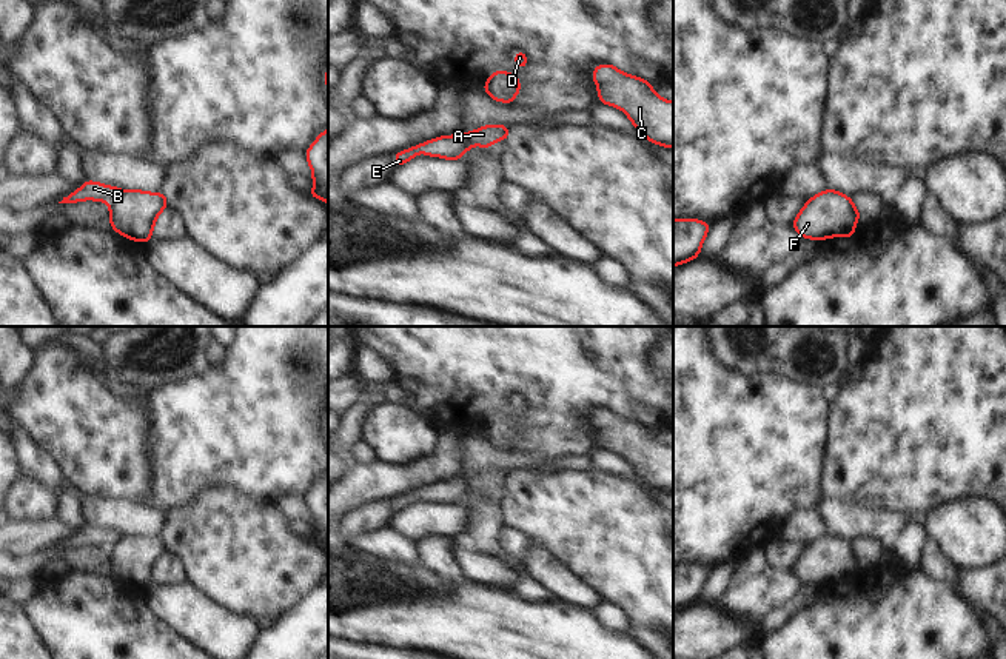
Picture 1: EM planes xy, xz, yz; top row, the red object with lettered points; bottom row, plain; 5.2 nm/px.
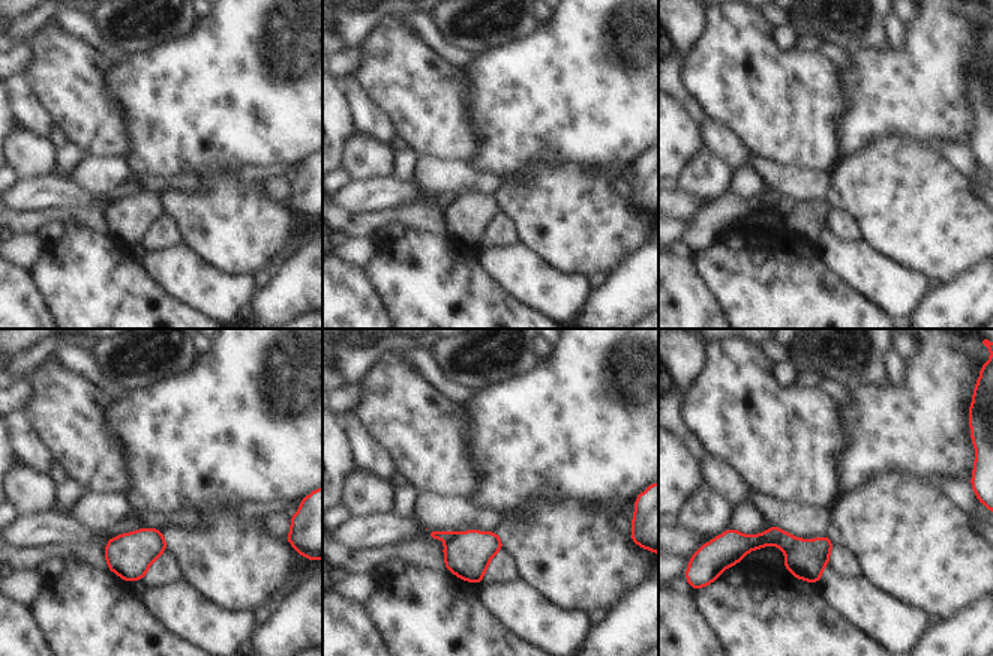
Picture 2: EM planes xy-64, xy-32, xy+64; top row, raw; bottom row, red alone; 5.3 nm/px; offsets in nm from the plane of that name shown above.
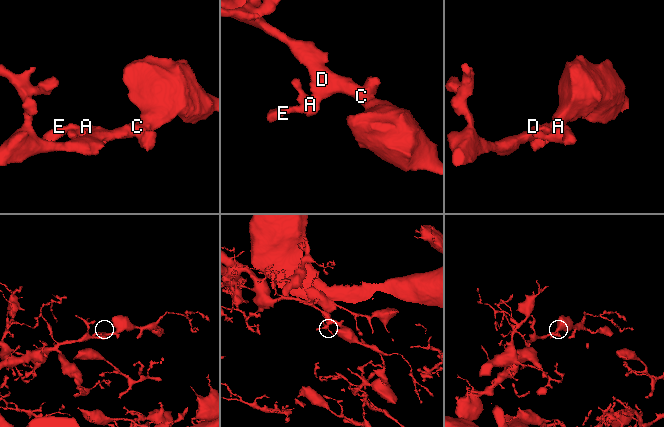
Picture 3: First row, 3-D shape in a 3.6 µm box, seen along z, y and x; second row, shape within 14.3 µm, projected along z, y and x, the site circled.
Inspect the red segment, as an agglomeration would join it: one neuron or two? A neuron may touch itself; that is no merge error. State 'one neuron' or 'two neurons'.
two neurons

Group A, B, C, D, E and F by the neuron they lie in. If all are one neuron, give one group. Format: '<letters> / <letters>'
A C D F / B E

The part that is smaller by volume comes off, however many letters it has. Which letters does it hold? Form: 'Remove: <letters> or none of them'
Remove: B, E

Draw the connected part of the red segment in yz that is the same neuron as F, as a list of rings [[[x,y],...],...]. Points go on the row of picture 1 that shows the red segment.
[[[826,189],[806,202],[792,228],[803,239],[817,242],[829,237],[853,237],[860,217],[852,199],[835,189]]]

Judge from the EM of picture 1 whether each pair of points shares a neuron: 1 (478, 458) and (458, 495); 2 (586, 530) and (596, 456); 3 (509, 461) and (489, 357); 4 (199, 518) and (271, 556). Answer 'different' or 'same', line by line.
1: same
2: different
3: different
4: same

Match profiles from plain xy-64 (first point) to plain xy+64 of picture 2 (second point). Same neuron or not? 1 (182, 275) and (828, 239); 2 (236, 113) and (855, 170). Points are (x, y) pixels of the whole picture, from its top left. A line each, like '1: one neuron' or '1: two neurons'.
1: one neuron
2: two neurons

